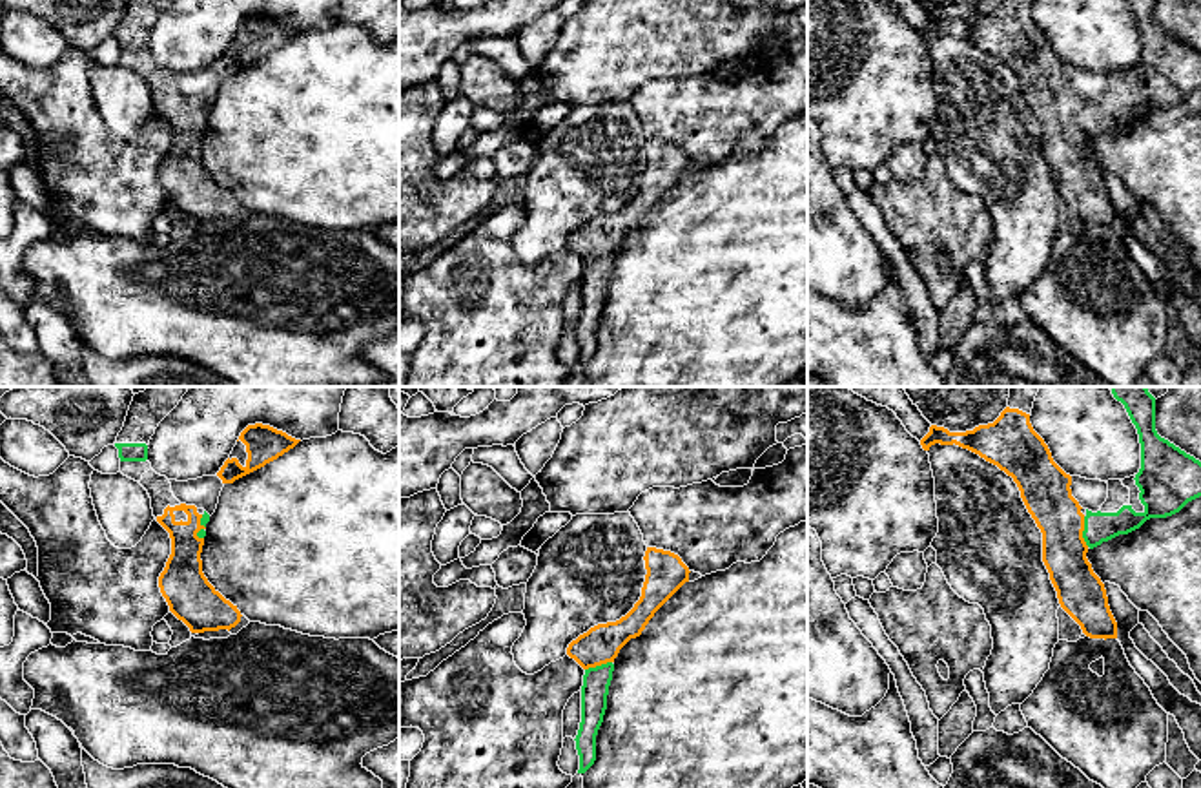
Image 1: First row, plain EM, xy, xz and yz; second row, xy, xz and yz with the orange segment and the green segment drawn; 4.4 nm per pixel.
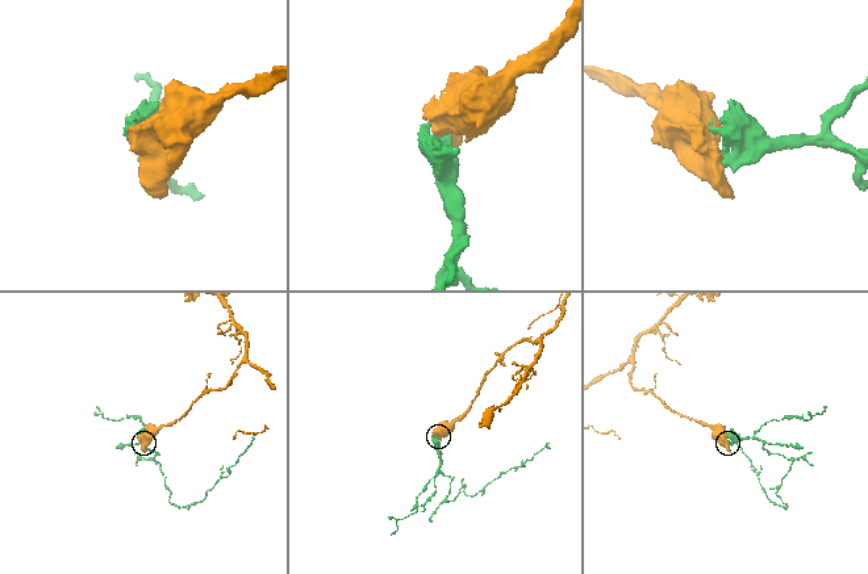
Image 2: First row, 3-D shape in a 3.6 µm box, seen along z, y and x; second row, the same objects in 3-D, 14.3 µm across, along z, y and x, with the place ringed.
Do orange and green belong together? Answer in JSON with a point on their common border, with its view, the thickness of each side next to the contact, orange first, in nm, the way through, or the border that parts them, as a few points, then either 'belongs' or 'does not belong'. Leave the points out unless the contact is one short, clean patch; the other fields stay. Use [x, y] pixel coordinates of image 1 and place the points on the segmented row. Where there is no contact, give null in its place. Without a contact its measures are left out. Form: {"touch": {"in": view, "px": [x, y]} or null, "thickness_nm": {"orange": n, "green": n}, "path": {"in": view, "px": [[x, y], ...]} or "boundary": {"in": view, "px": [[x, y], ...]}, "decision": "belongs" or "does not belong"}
{"touch": {"in": "yz", "px": [1083, 529]}, "thickness_nm": {"orange": 220, "green": 130}, "path": {"in": "yz", "px": [[1045, 487], [1083, 529], [1099, 528]]}, "decision": "belongs"}

